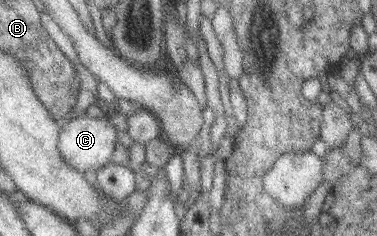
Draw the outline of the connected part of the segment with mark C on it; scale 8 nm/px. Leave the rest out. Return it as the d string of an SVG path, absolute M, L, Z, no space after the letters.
M85 114L74 117L74 119L60 124L57 140L58 153L64 159L64 163L68 163L68 166L78 173L96 171L110 161L117 131L104 117L100 119L87 118Z

